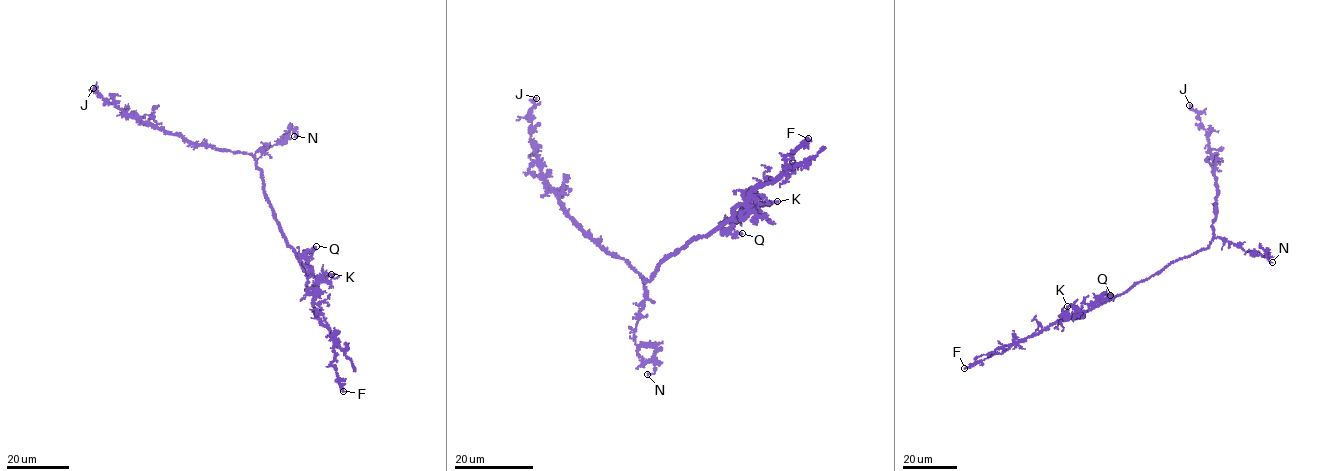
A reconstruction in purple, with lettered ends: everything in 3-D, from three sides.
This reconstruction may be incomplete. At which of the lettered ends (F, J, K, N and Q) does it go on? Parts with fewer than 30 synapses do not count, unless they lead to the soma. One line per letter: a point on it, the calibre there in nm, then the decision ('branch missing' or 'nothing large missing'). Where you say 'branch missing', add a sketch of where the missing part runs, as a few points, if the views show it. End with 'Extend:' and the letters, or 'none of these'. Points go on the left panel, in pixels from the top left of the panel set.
F: place (343, 391); calibre 180 nm; branch missing; course (343, 391), (355, 389), (332, 401), (326, 426), (332, 427), (320, 423), (306, 430)
J: place (93, 88); calibre 150 nm; nothing large missing
K: place (331, 274); calibre 120 nm; nothing large missing
N: place (294, 136); calibre 110 nm; nothing large missing
Q: place (316, 246); calibre 130 nm; nothing large missing
Extend: F

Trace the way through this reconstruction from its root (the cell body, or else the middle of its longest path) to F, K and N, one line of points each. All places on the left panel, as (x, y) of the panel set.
F: (271, 204), (305, 271), (317, 314), (333, 338), (331, 363), (343, 391)
K: (271, 204), (299, 261), (301, 253), (307, 255), (309, 266), (318, 280), (325, 273), (331, 274)
N: (271, 204), (255, 155), (266, 146), (268, 148), (280, 141), (290, 130), (297, 134), (294, 136)

